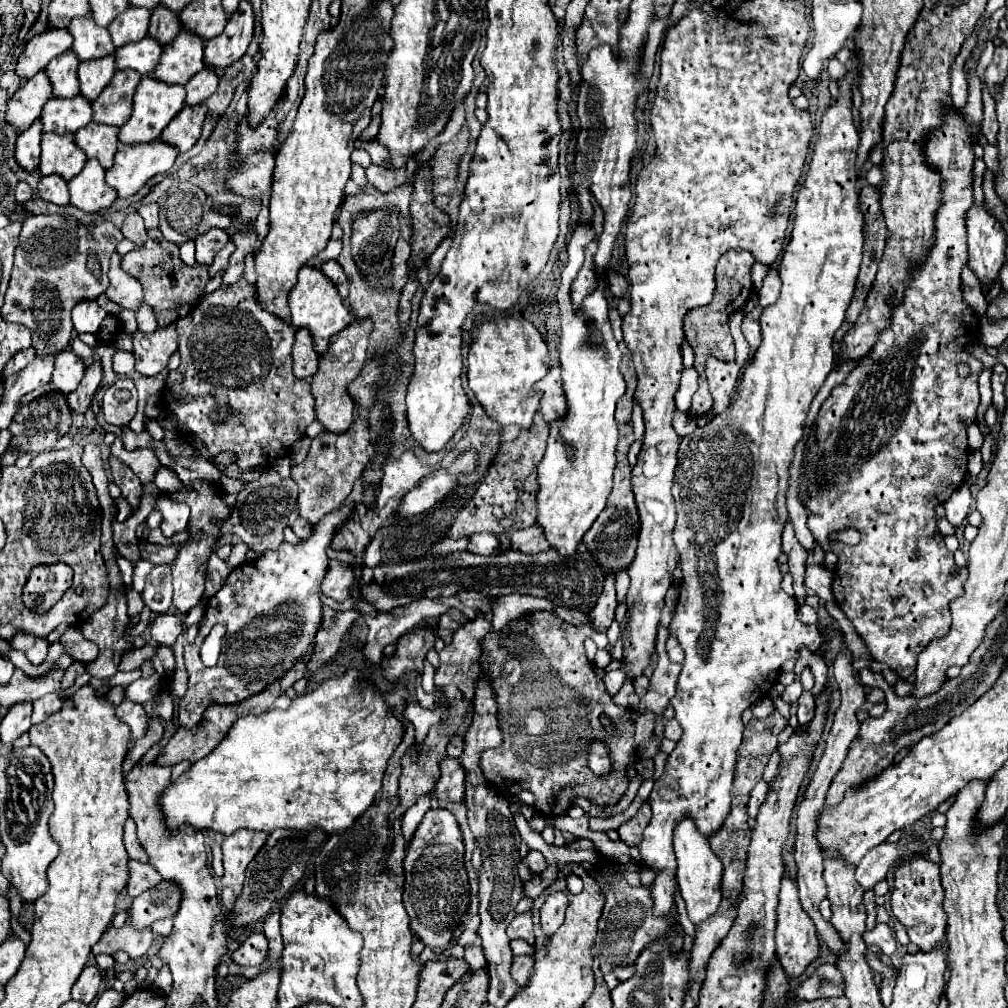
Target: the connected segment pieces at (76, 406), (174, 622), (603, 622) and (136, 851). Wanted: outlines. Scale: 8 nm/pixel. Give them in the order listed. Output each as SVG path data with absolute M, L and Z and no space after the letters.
M95 361L93 365L89 365L85 369L85 375L83 375L79 387L67 395L67 403L75 413L85 413L89 409L91 399L99 387L99 381L101 381L101 363Z
M203 603L195 605L187 615L157 615L151 625L151 637L161 645L173 645L175 639L181 635L183 627L195 625L203 617Z
M609 577L605 581L605 589L595 605L595 609L587 615L589 619L595 621L597 629L609 629L613 617L615 617L615 607L617 607L617 593L615 593L615 579Z
M131 819L125 823L125 849L127 849L127 853L129 853L133 859L147 861L147 853L143 851L143 847L141 847L141 845L139 845L139 841L137 841L135 823L133 823Z

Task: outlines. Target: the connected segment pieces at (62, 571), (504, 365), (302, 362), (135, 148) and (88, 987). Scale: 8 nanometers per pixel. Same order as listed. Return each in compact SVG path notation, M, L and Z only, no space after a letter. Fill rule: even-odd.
M65 563L39 565L23 587L23 603L33 613L47 613L71 587L73 571Z
M497 317L495 321L479 323L473 329L467 363L469 389L485 413L501 425L515 423L523 429L531 427L541 399L535 383L541 381L549 369L549 351L541 333L527 319L517 317Z
M297 329L295 345L293 345L293 373L299 379L309 379L317 371L319 355L313 349L313 341L307 329Z
M155 139L151 143L121 143L115 153L115 165L107 169L107 183L117 189L119 197L129 197L139 191L153 175L165 173L173 167L179 149Z
M85 967L73 985L73 999L83 1001L83 1003L91 1003L95 999L95 995L99 993L101 983L103 983L101 971L97 967Z

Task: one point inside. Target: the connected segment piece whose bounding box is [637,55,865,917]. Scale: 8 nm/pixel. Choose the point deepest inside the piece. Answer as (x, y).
(736, 625)

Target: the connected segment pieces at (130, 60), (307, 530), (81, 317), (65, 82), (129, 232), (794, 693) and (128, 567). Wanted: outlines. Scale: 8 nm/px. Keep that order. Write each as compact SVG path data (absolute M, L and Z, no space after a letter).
M147 35L139 43L127 43L125 47L119 47L115 51L117 69L135 69L141 75L151 73L155 71L161 53L163 53L163 47L159 47L159 41Z
M297 517L297 521L293 523L291 529L293 529L293 533L295 533L299 539L307 539L307 537L311 535L311 527L313 527L313 525L307 523L303 517Z
M79 301L73 307L73 327L77 333L97 333L107 311L97 301Z
M69 49L47 65L47 75L53 85L53 95L55 97L75 97L79 95L79 79L77 79L77 67L79 59L77 55Z
M131 211L127 213L125 221L123 221L123 227L121 227L125 239L133 241L137 247L143 245L143 241L147 239L147 229L145 229L145 223L143 223L143 217L137 213L137 211Z
M795 679L789 687L785 687L785 691L783 691L783 701L787 701L787 703L793 703L793 701L797 701L799 699L799 695L803 693L803 687L801 687L801 679Z
M115 551L115 557L117 557L117 565L119 565L119 571L121 571L123 583L129 587L131 585L131 577L133 577L133 563L127 561L125 557L121 557L119 551Z

